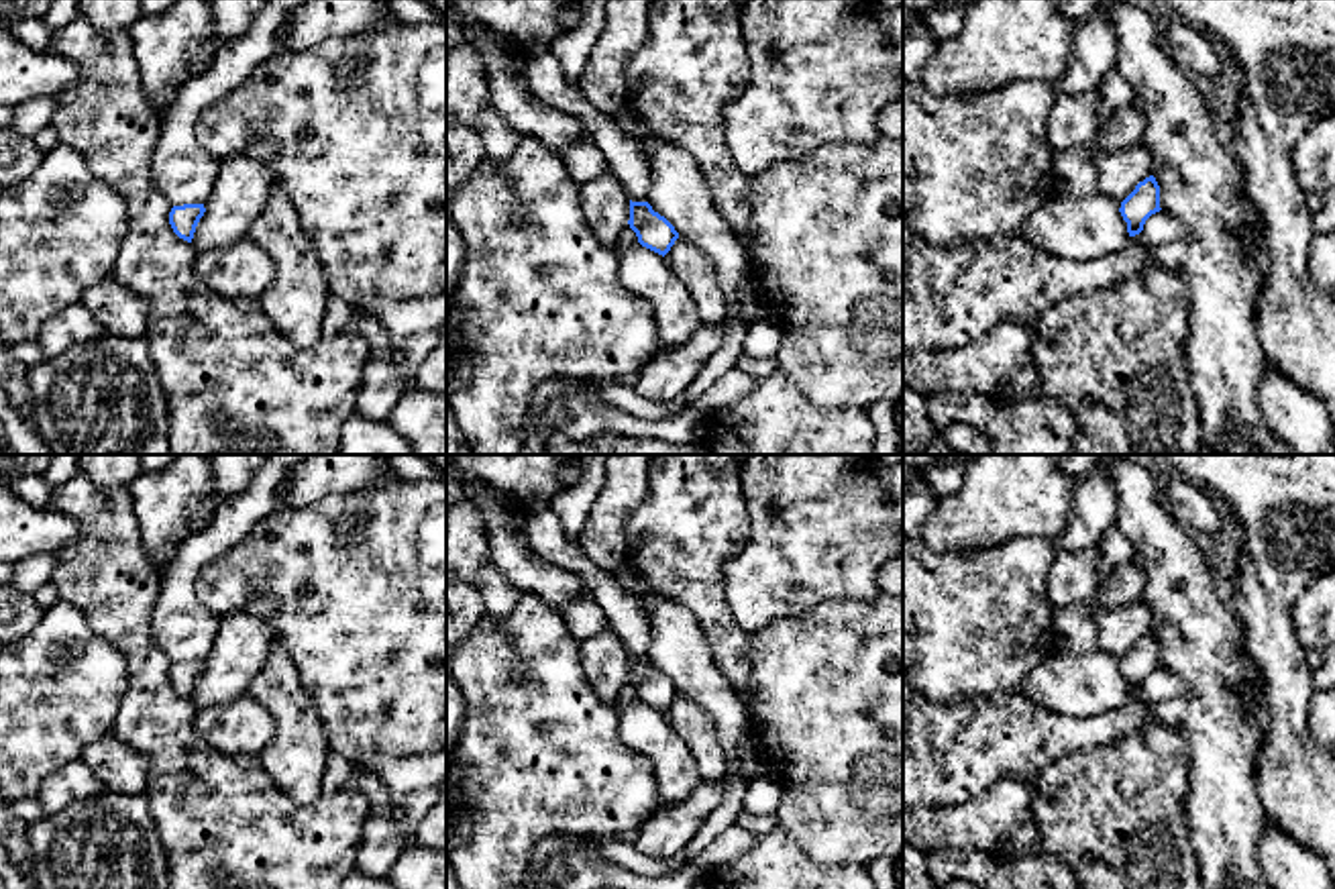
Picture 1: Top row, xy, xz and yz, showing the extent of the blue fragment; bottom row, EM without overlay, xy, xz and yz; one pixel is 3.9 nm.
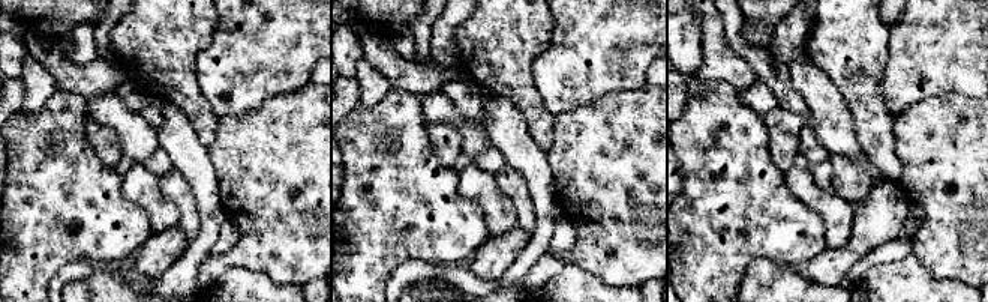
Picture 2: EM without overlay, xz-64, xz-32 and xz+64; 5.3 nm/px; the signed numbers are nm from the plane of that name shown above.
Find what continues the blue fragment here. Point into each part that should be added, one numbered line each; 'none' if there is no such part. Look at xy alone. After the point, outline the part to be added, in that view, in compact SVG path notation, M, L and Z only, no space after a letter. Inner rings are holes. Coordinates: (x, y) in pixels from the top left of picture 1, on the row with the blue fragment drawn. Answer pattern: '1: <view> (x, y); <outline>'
none

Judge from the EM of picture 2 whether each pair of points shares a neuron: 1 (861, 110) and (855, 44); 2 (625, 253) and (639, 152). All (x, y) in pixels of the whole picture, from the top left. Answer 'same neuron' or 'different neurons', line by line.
1: same neuron
2: same neuron

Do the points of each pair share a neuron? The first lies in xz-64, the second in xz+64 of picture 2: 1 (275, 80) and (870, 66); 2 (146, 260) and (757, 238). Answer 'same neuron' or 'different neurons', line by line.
1: different neurons
2: different neurons

